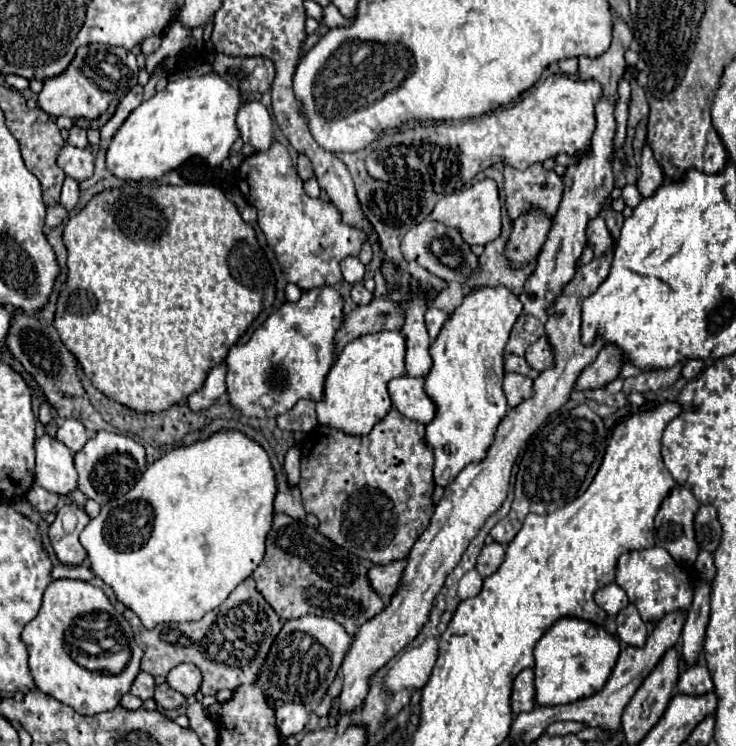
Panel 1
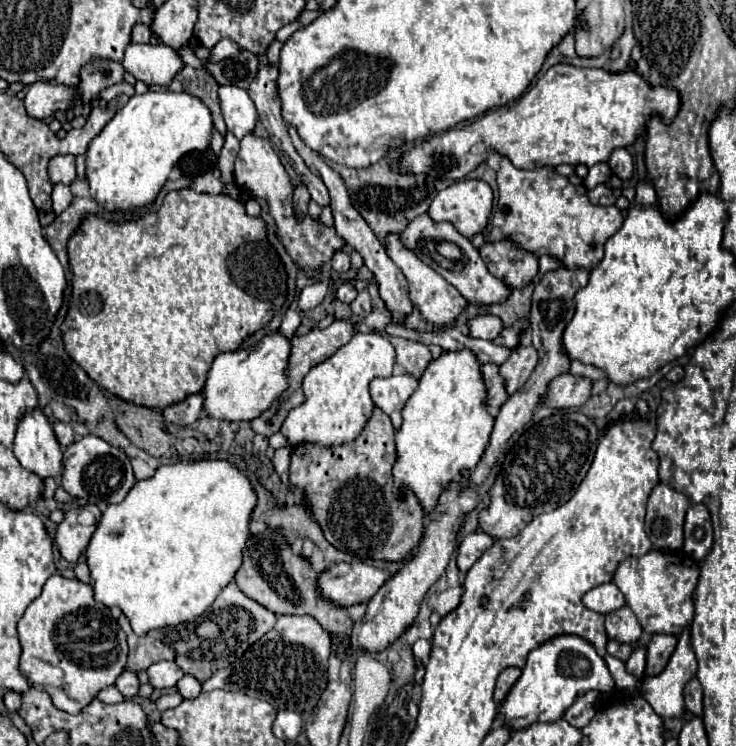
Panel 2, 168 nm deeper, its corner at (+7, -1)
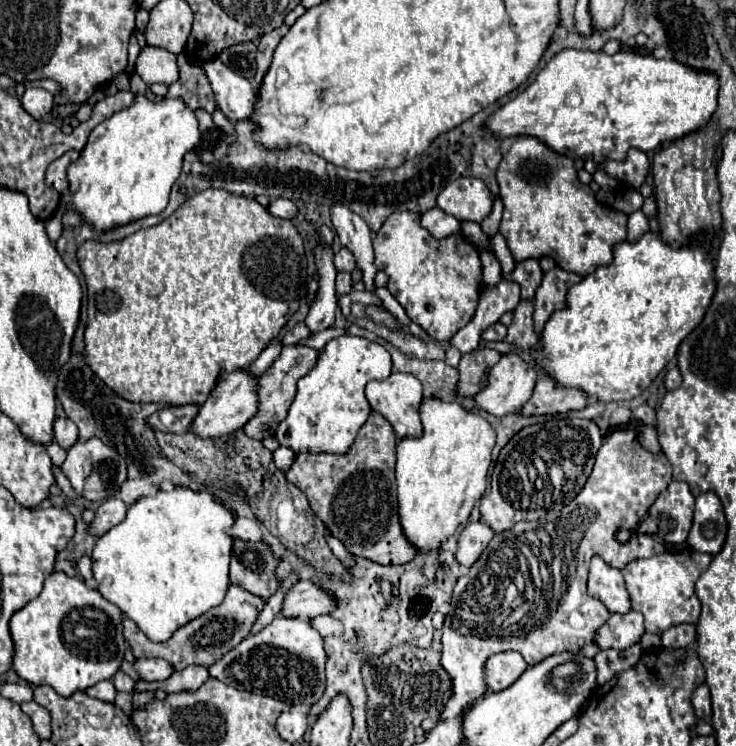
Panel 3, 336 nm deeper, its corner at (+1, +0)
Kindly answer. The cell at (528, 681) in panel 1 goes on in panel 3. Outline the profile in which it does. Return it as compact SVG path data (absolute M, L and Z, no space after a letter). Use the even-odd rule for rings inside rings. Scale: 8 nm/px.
M515 651L495 653L485 663L485 683L491 691L501 691L513 685L527 669L525 659Z

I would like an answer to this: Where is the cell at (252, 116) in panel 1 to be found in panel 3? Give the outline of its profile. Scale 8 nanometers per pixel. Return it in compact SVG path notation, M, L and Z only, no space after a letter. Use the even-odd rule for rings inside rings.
M211 59L203 63L203 71L211 83L217 107L231 119L241 121L253 113L255 105L255 89L253 85L227 69L219 59Z

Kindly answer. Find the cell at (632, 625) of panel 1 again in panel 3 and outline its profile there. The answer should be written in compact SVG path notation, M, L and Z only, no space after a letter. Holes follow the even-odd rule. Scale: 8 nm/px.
M629 611L625 615L611 613L607 623L603 623L603 627L599 627L599 631L595 633L595 645L599 645L599 649L621 651L635 645L643 633L645 629L641 613L637 611Z

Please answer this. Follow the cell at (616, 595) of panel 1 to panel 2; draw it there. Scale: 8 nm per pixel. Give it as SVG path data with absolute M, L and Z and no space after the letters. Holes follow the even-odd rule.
M609 582L609 584L601 584L593 590L589 590L583 596L583 604L593 612L609 614L609 612L619 610L625 604L625 598L623 598L621 590L613 582Z

